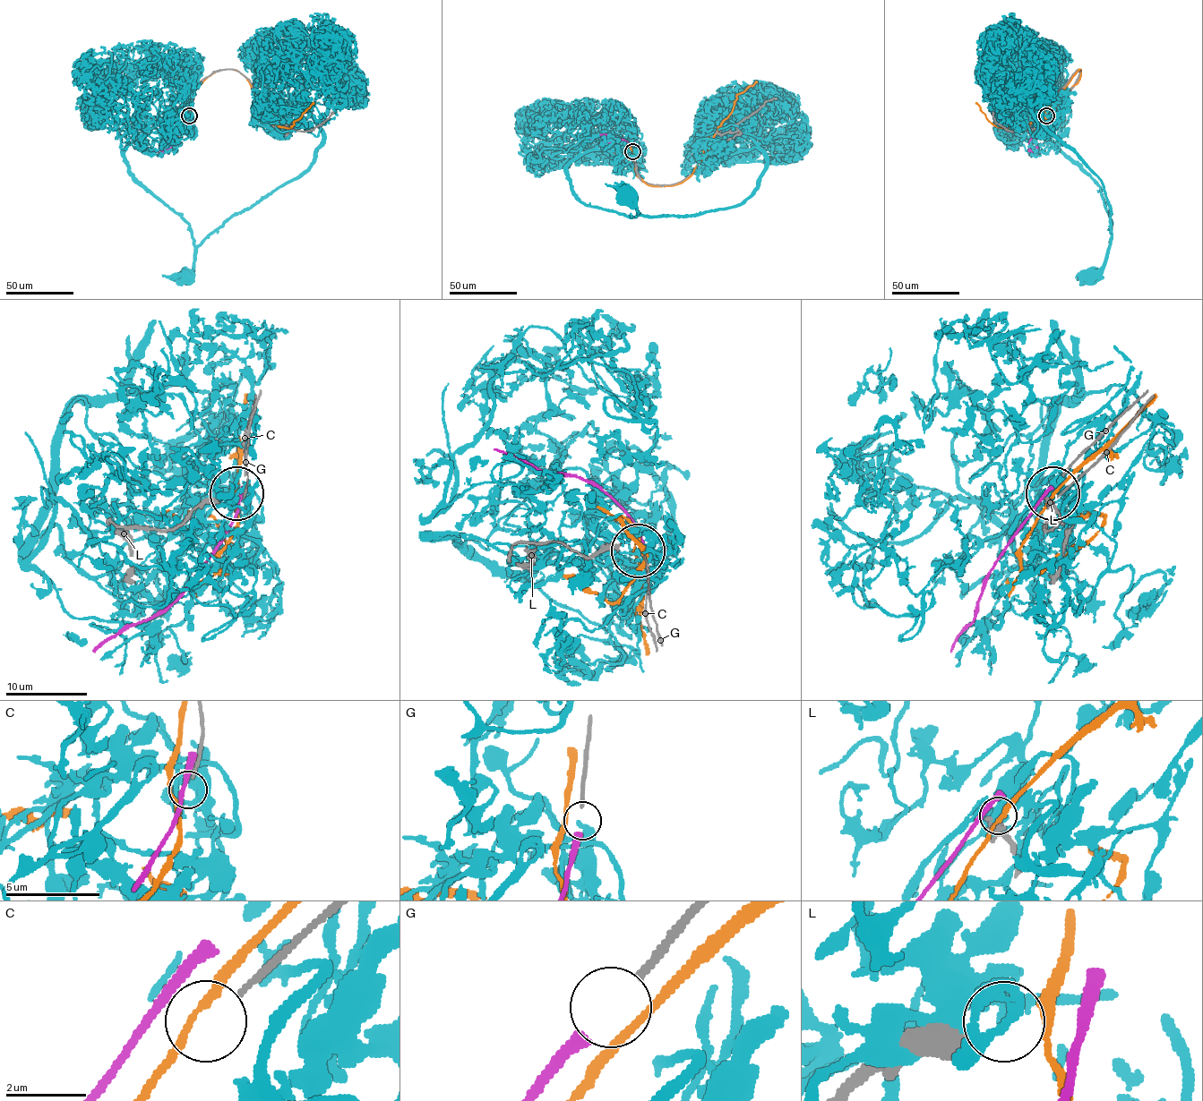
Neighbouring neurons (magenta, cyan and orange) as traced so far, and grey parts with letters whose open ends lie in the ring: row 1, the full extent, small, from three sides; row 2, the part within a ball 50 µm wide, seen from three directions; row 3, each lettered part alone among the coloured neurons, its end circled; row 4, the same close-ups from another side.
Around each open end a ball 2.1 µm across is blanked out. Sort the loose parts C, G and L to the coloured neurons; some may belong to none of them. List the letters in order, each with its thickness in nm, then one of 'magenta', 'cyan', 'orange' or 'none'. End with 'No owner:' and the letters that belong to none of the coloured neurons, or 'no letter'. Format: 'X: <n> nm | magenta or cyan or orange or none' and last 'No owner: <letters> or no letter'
C: 150 nm | none
G: 200 nm | magenta
L: 500 nm | orange
No owner: C

